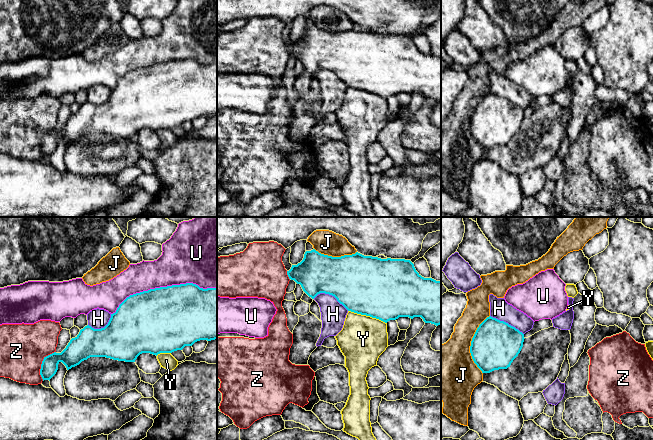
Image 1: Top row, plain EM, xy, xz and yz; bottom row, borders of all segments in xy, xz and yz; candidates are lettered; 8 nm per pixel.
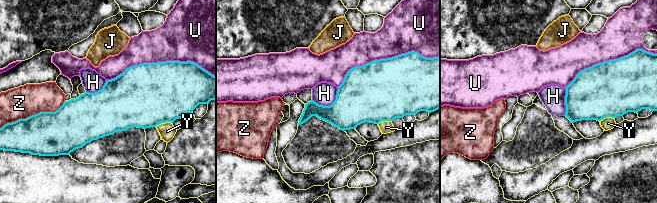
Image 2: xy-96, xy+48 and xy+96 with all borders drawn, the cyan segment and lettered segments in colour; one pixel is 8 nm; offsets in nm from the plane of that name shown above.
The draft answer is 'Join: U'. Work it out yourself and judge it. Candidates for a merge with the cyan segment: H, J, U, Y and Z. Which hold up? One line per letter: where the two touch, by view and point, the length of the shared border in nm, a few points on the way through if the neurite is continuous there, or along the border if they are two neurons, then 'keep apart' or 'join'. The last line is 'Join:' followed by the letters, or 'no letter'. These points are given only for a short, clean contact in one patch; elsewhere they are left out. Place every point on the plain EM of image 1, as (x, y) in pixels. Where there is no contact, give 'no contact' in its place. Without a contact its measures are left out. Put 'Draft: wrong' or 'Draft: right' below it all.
H: xz (331, 70) | 300 nm | keep apart
J: yz (471, 120) | 480 nm | keep apart
U: xy (162, 63) | 850 nm | keep apart
Y: xz (367, 91) | 320 nm | keep apart
Z: xy (41, 140) | 260 nm | keep apart
Join: no letter
Draft: wrong

